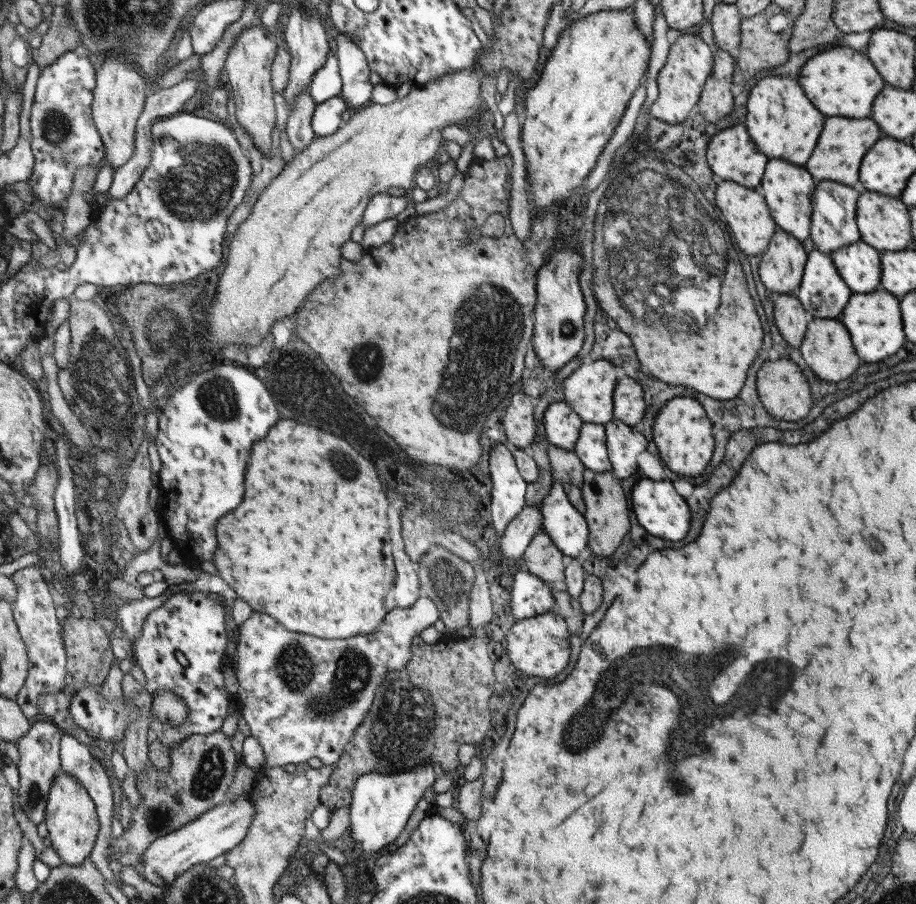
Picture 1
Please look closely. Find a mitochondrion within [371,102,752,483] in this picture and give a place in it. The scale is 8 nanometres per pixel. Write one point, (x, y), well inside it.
(659, 243)

